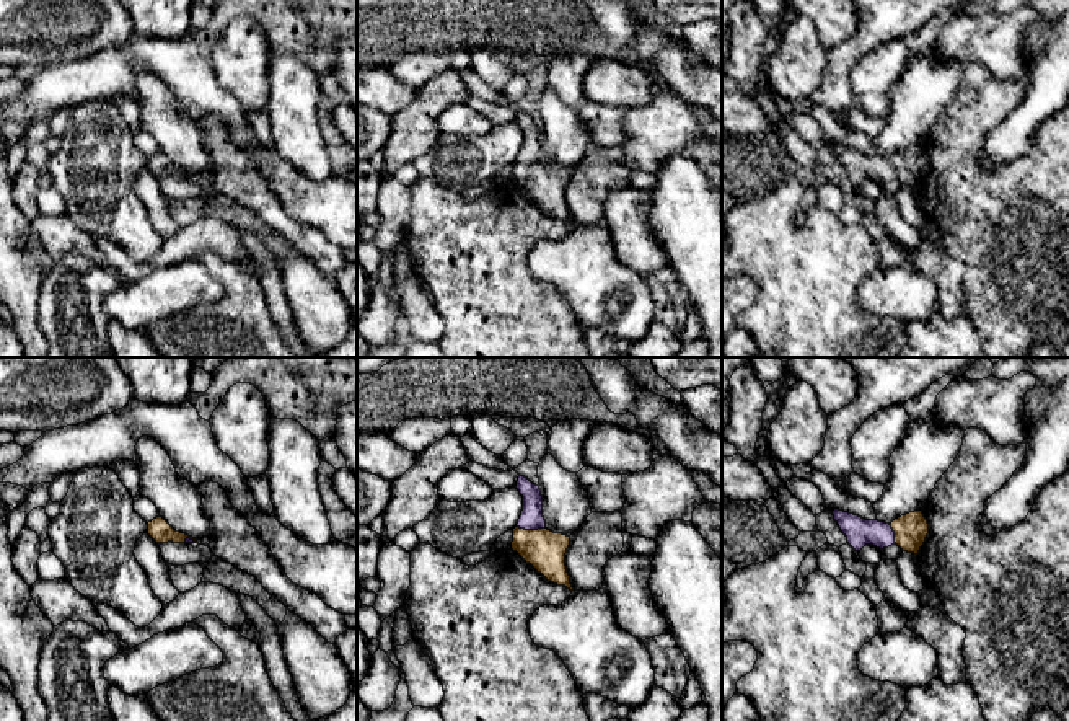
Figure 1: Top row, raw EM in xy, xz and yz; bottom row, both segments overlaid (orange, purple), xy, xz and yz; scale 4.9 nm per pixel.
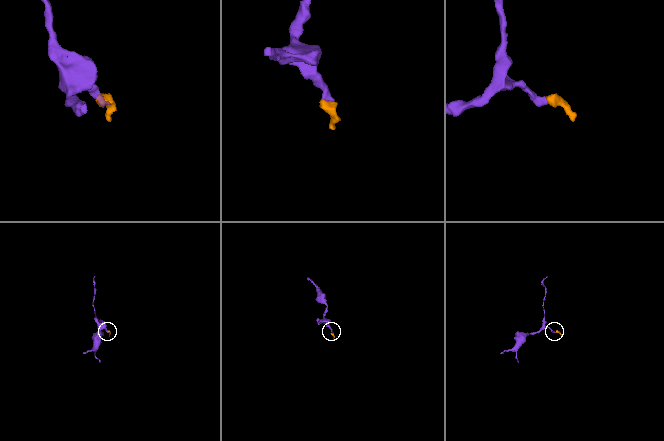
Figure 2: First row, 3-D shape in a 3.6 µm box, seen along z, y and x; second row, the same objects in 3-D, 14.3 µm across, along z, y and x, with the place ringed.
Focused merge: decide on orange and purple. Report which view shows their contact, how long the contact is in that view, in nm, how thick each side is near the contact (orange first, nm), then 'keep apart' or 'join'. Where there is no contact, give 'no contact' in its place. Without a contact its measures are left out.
xz | 140 nm | 200/110 nm | join

